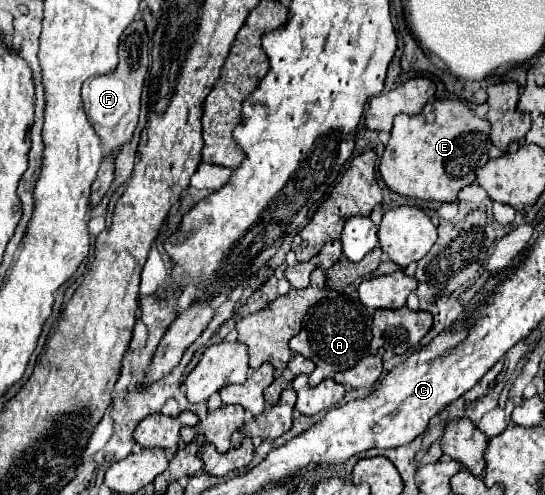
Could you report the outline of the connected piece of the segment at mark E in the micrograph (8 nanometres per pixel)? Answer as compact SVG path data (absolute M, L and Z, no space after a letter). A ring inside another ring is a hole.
M434 100L424 106L420 114L398 114L394 118L394 128L390 132L390 142L380 158L380 176L384 184L402 196L420 198L420 200L436 200L436 202L456 202L458 192L476 182L476 170L488 162L488 150L492 146L490 138L490 122L478 118L466 104L458 100Z

